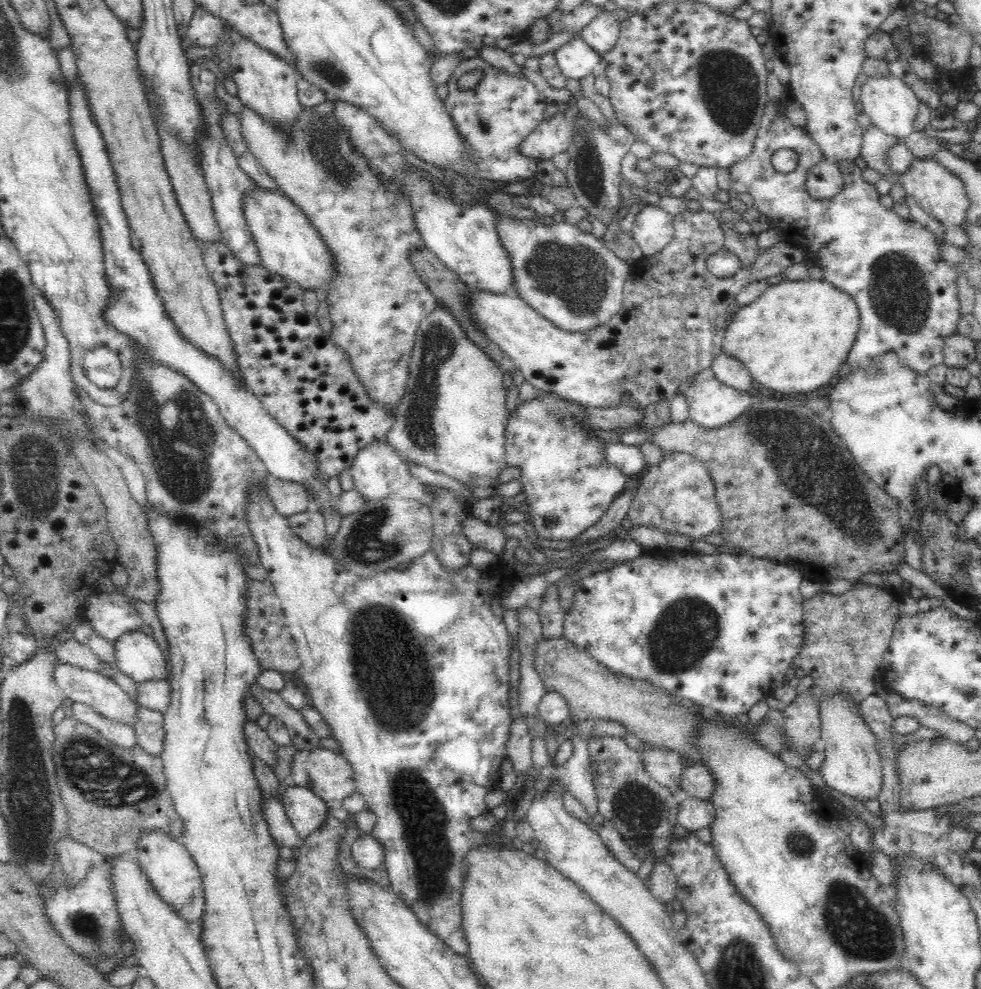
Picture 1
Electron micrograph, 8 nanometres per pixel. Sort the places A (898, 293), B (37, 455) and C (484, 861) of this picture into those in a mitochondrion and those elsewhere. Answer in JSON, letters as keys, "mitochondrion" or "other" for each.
{"A":"mitochondrion","B":"mitochondrion","C":"other"}

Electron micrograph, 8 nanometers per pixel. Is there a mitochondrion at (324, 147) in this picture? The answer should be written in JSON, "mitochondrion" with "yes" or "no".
{"mitochondrion":"yes"}

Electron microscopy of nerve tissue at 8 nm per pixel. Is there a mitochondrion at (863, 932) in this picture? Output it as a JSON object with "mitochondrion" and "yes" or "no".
{"mitochondrion":"yes"}

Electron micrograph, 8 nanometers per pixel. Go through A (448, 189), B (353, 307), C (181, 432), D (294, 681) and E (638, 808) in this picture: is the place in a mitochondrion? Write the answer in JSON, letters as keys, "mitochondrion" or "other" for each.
{"A":"other","B":"other","C":"mitochondrion","D":"other","E":"mitochondrion"}

